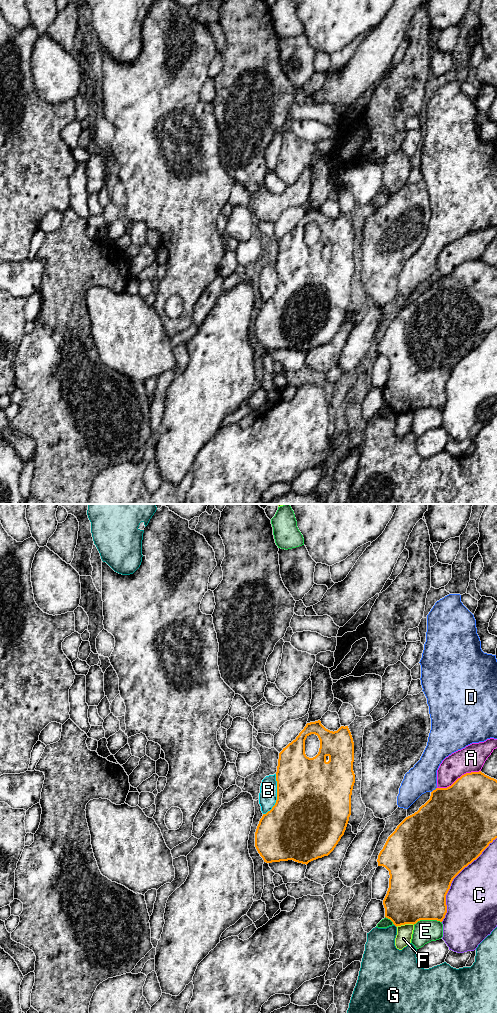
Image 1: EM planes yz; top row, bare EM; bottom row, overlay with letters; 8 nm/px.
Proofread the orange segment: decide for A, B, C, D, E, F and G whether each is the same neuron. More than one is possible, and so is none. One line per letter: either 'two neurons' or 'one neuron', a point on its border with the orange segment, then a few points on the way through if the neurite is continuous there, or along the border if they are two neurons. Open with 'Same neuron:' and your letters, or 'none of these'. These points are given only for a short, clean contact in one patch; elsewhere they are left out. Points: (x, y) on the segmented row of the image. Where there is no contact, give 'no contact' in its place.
Same neuron: none of these
A: two neurons; meets orange in yz at (458, 778)
B: two neurons; meets orange in yz at (277, 795)
C: two neurons; meets orange in yz at (454, 877)
D: two neurons; meets orange in yz at (433, 790)
E: two neurons; meets orange in yz at (427, 919)
F: two neurons; meets orange in yz at (404, 924)
G: two neurons; meets orange in yz at (395, 925)

